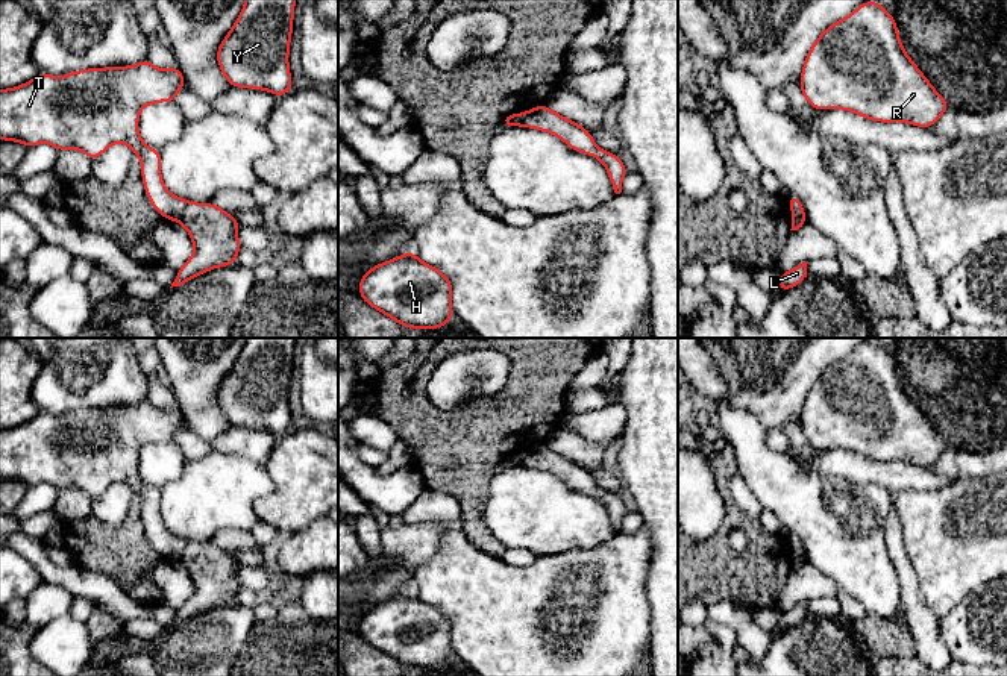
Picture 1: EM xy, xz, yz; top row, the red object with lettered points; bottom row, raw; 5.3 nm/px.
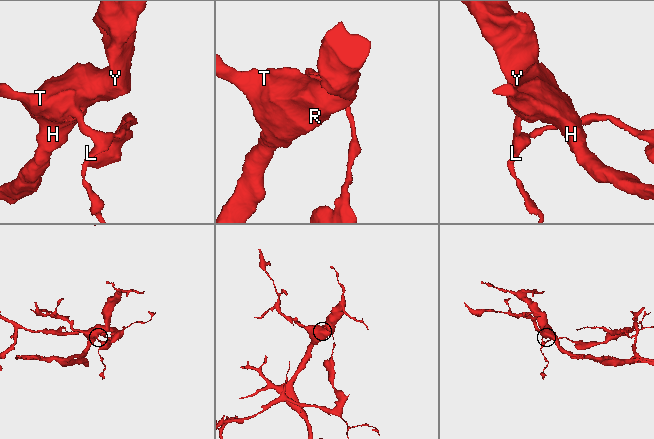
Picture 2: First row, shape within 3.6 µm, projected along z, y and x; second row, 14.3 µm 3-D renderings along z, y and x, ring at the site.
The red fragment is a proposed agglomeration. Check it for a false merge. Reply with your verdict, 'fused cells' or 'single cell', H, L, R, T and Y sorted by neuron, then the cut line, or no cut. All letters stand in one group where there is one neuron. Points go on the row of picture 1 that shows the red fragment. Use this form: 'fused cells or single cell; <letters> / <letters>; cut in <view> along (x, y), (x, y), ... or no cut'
fused cells; H R T Y / L; cut in xy along (188, 202), (178, 220)

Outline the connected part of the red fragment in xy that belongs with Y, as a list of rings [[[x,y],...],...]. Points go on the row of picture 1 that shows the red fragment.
[[[246,0],[215,58],[229,86],[264,89],[278,97],[290,92],[293,79],[288,67],[288,52],[294,3],[296,0]]]

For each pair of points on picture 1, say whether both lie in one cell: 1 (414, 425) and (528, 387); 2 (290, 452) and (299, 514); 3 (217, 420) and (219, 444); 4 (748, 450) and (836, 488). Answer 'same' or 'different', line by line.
1: same
2: same
3: different
4: same

